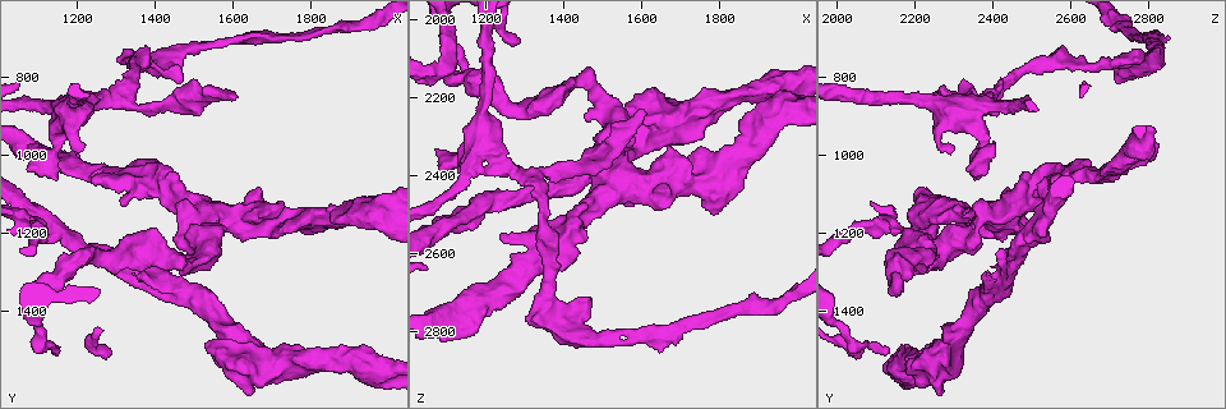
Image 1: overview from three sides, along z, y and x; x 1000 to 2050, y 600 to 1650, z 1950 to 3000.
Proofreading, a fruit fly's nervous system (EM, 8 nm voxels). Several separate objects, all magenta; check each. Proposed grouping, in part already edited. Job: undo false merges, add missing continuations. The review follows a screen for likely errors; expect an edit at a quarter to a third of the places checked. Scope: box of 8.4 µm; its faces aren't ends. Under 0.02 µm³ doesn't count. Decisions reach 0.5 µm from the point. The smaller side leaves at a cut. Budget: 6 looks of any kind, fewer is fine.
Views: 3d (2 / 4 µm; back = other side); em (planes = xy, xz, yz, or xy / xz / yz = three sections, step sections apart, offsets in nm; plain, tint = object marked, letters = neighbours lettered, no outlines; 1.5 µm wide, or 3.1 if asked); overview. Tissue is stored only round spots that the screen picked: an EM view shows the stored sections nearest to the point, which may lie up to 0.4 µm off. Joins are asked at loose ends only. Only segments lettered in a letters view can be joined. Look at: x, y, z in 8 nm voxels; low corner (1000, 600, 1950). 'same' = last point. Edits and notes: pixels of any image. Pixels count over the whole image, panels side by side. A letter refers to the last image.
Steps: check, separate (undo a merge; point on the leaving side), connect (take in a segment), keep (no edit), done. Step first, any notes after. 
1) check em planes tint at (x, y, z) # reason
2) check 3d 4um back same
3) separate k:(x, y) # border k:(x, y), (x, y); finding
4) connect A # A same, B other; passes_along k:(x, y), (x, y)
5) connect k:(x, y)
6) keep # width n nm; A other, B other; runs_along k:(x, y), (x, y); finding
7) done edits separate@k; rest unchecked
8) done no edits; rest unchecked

check 3d 2um at (1870, 1155, 2245) # stops while still wide

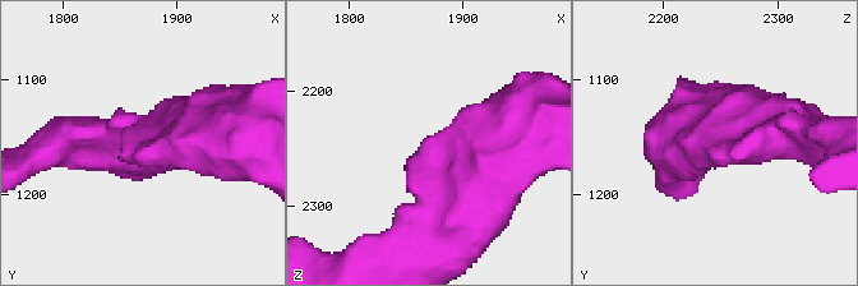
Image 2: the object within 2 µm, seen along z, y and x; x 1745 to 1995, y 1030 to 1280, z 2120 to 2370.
check em 3.1um xz step 8 plain at (1866, 1164, 2242)

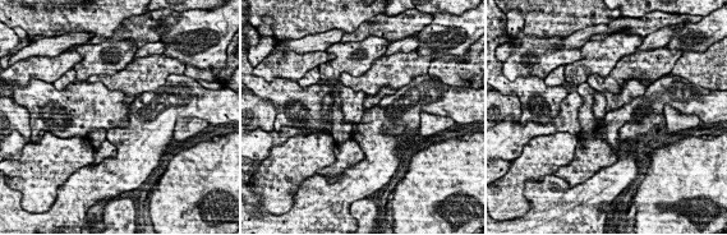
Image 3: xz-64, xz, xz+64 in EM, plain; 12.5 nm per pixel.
check em 3.1um xz step 8 letters same # what lies round it

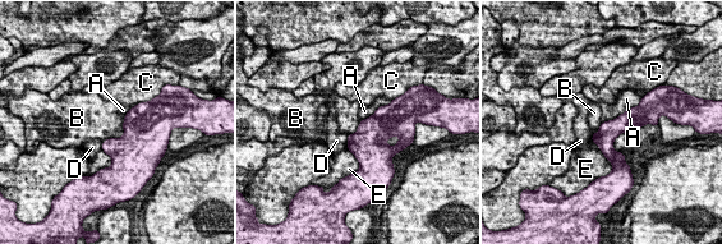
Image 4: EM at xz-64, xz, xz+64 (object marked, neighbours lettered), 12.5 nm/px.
keep # width 260 nm; A other, B other, C other, D other, E other; border 4:(125, 115), (123, 134), (102, 142); no lettered segment goes on from it

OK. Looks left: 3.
check 3d 2um at (1150, 1495, 2120) # branch stops here

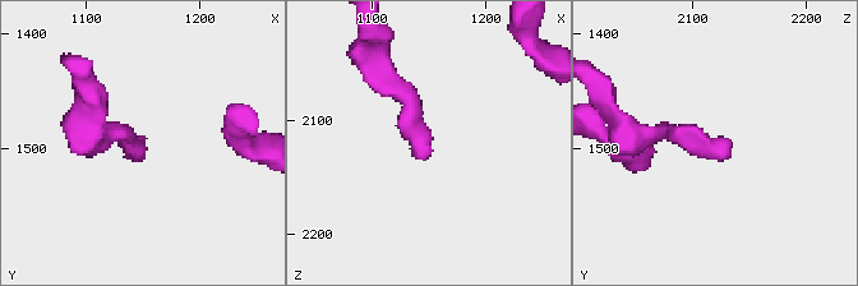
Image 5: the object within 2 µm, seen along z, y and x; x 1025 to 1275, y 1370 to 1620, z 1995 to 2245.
check em xy step 4 tint at (1152, 1492, 2126)

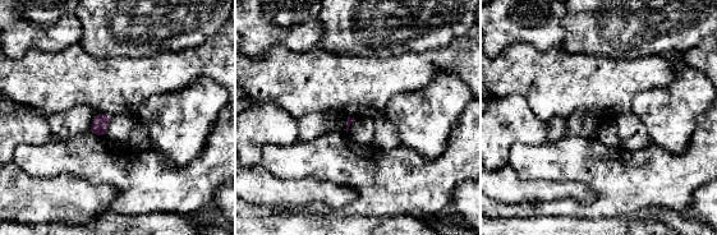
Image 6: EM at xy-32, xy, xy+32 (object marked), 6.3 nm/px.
check em xz step 8 letters same

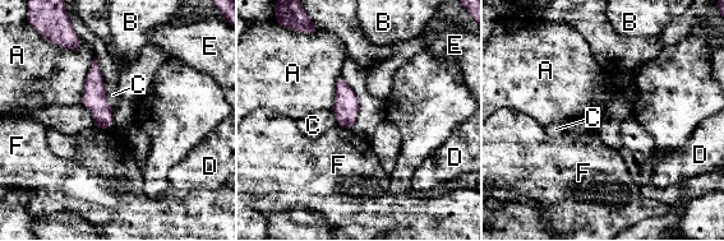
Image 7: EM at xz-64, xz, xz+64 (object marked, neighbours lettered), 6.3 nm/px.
keep # A other, B other, C other, D other, E other, F other; none of them fits

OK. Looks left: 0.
done no edits; rest unchecked

